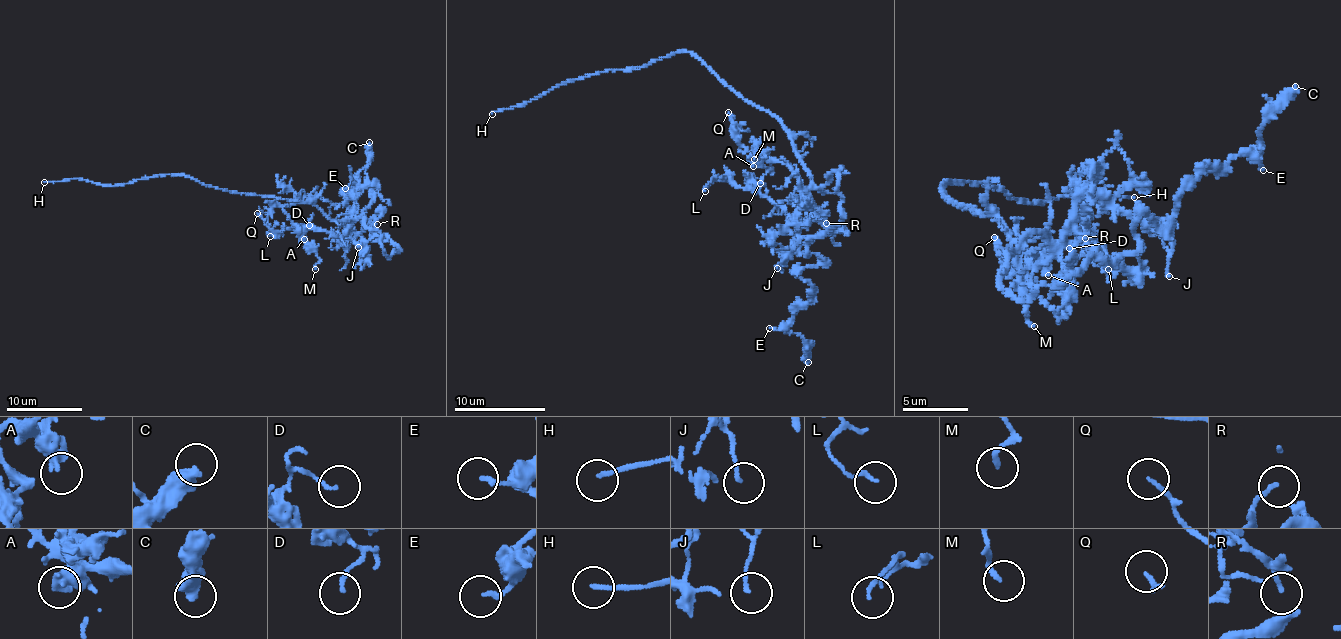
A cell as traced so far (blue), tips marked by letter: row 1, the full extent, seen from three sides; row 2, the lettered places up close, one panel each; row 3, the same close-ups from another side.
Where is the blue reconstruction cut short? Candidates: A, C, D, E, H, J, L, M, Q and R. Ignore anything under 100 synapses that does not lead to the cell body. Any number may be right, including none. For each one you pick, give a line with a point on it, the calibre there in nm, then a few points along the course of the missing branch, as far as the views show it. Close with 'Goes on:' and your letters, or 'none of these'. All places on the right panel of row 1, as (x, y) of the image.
H: place (1134, 197); calibre 130 nm; course (1134, 197), (1227, 193), (1279, 173), (1296, 160), (1299, 150)
Goes on: H

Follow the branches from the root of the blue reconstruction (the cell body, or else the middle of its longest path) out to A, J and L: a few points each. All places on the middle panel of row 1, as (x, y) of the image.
A: (802, 164), (810, 175), (806, 187), (802, 186), (786, 164), (761, 160), (753, 166)
J: (802, 164), (810, 175), (810, 189), (805, 194), (816, 211), (798, 230), (797, 245), (777, 268)
L: (802, 164), (810, 175), (805, 194), (816, 207), (801, 221), (729, 181), (713, 177), (705, 191)

